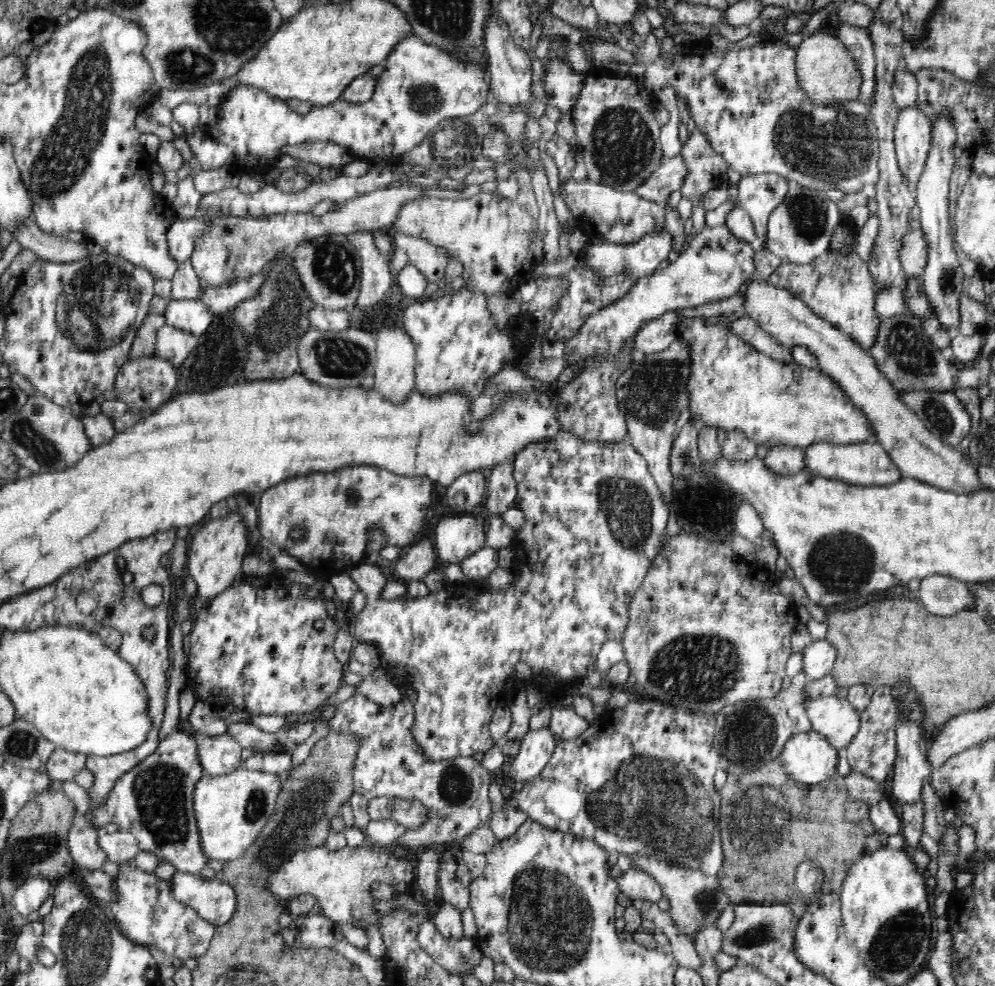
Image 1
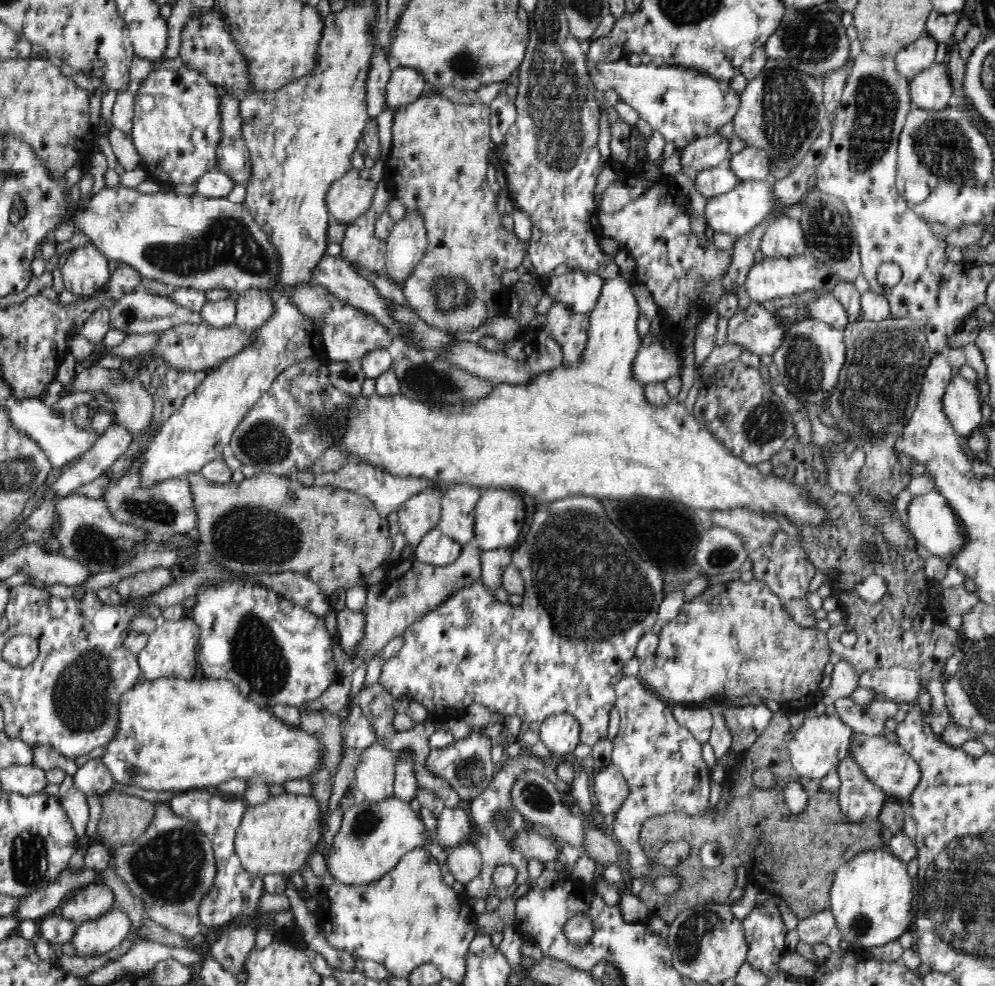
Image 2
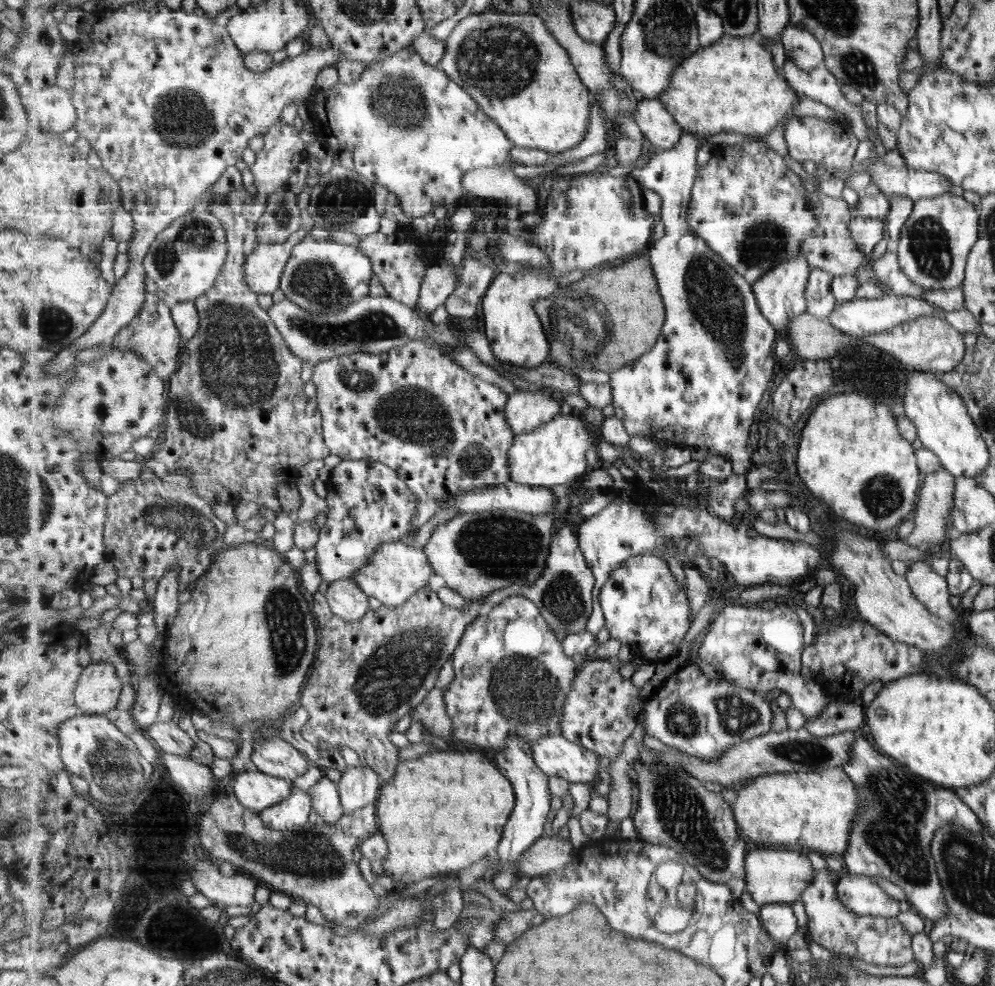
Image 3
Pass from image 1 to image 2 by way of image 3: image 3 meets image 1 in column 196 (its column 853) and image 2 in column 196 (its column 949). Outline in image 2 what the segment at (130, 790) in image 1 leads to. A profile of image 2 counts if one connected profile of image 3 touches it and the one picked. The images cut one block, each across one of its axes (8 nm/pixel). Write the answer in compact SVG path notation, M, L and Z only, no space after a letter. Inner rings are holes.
M178 792L172 798L171 811L184 819L194 822L213 843L215 851L217 876L214 887L202 898L202 904L198 906L199 919L202 924L217 930L222 925L230 923L236 916L250 914L260 906L260 900L264 896L267 887L264 878L260 875L252 875L247 872L240 862L234 846L235 831L240 827L246 810L246 802L228 800L220 796L212 796L208 792Z

